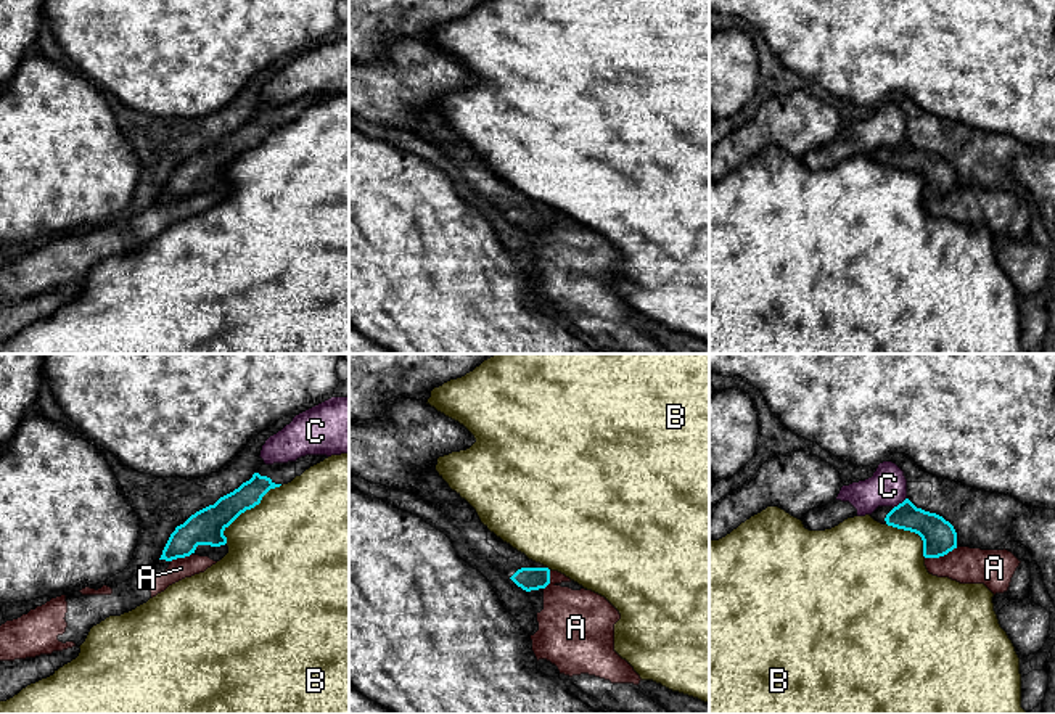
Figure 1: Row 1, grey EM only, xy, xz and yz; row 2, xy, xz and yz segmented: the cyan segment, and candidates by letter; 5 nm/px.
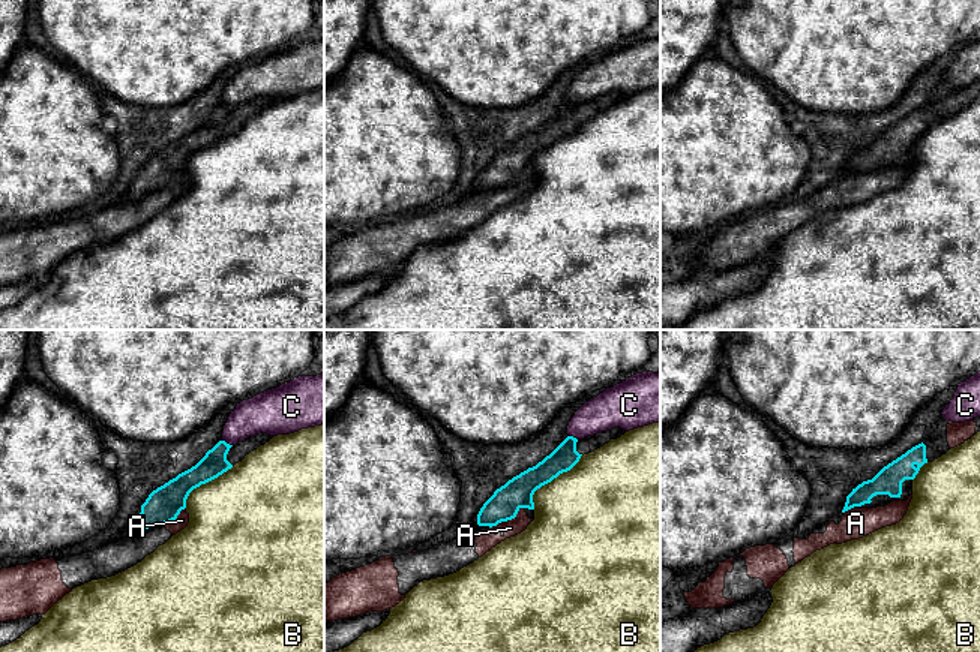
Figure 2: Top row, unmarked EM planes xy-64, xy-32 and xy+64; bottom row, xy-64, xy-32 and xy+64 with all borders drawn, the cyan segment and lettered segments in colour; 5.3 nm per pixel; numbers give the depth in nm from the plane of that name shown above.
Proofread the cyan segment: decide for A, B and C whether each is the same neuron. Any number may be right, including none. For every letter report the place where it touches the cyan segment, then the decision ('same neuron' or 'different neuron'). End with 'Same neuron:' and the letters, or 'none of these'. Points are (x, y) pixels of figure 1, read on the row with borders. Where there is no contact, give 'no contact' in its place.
A: contact yz (941, 555); different neuron
B: contact xy (246, 508); different neuron
C: contact yz (899, 504); different neuron
Same neuron: none of these

